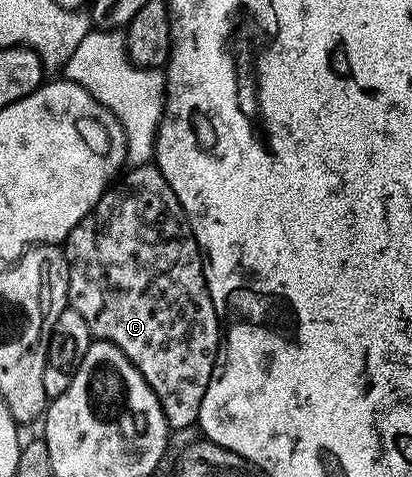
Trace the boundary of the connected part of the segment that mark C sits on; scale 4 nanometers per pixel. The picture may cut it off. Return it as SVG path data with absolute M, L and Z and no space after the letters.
M147 164L127 169L111 185L110 189L102 193L100 200L92 208L92 212L88 212L88 216L84 216L84 220L80 220L80 224L76 224L76 228L72 228L72 232L64 243L64 253L66 255L66 279L68 280L66 297L69 309L80 312L80 316L84 316L84 324L88 324L91 335L97 341L110 342L116 348L120 348L120 352L124 352L124 356L128 356L128 360L140 372L140 376L144 376L148 388L152 388L156 400L160 400L160 408L166 417L167 426L175 431L193 427L198 420L200 404L204 400L208 380L212 376L215 364L218 363L220 319L212 304L212 296L208 292L204 255L198 249L198 242L194 239L190 222L186 219L182 206L178 203L176 192L172 192L168 180L164 180L164 176L158 171L157 166Z

